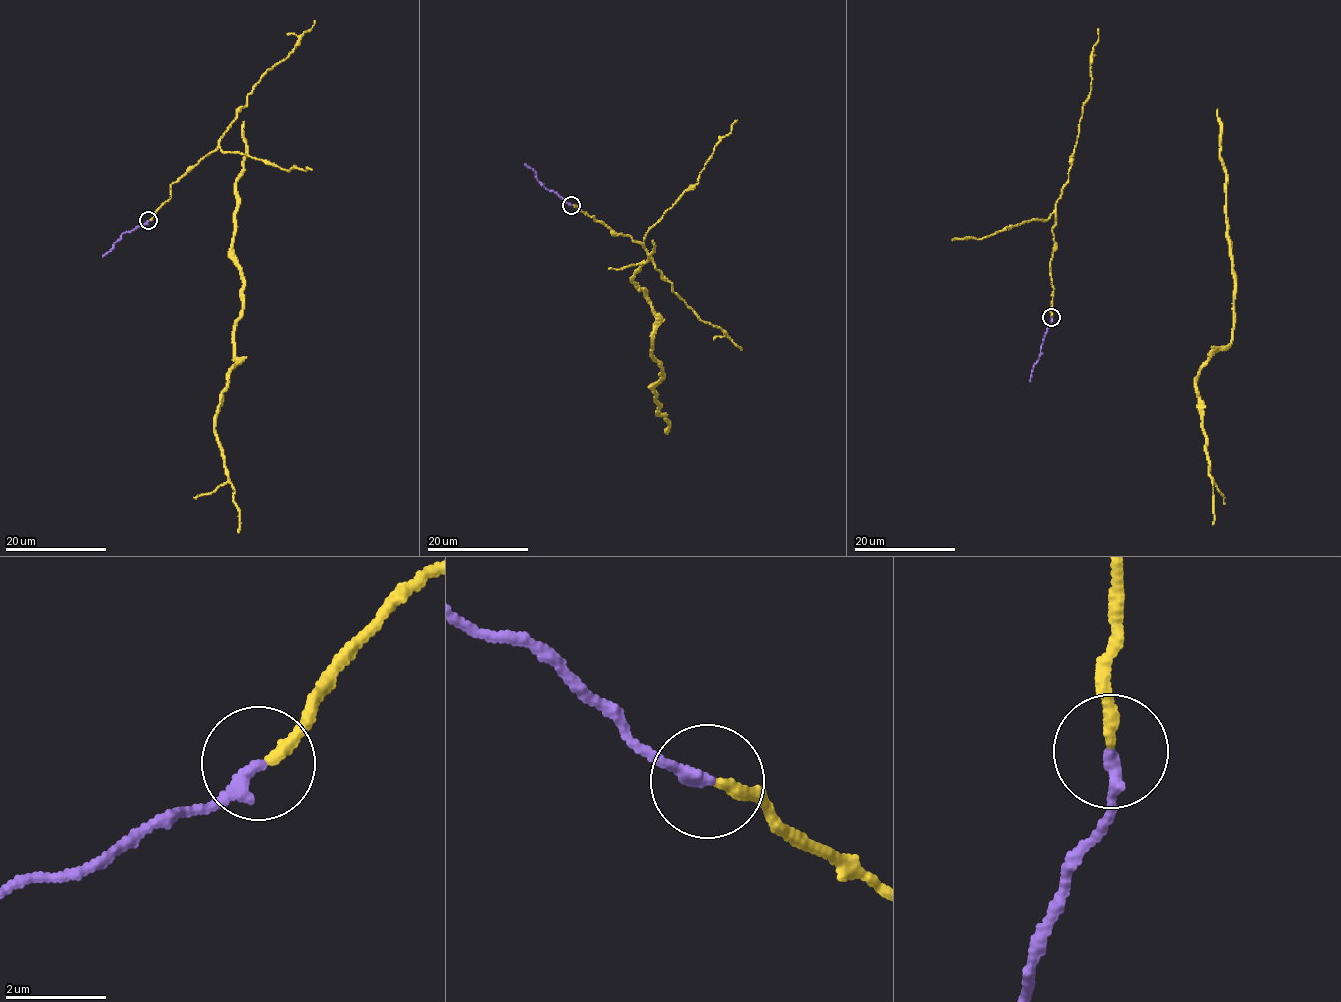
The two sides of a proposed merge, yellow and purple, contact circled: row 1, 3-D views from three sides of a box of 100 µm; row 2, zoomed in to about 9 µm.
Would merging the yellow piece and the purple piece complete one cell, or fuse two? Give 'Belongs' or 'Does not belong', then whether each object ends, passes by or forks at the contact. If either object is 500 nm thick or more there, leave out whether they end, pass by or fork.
Does not belong. At the ring yellow ends. At the ring purple ends

